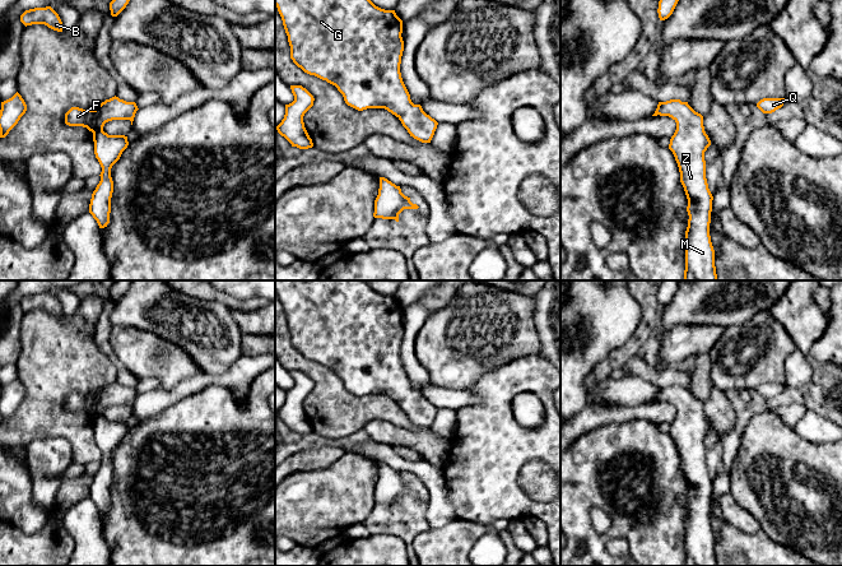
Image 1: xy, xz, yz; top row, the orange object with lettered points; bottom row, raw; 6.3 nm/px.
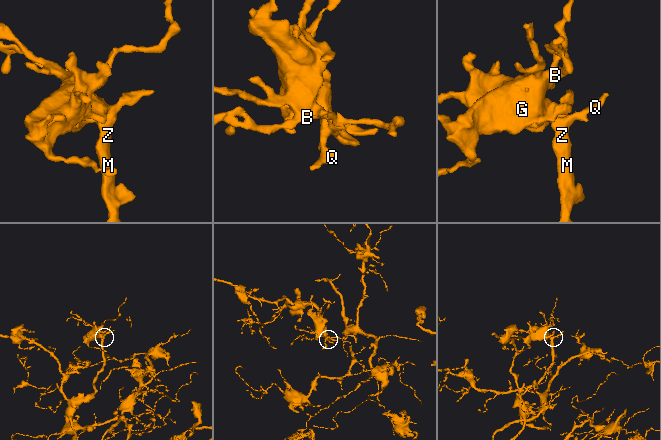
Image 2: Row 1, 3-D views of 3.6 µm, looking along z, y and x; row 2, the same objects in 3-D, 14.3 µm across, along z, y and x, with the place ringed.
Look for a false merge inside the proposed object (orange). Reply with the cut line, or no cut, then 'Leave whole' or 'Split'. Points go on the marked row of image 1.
No split. Leave whole

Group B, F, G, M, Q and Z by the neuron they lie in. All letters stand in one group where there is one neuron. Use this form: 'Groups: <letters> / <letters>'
Groups: B F G M Q Z

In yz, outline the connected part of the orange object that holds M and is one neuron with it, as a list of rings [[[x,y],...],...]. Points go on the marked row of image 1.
[[[680,99],[659,102],[652,116],[657,115],[669,116],[676,122],[669,149],[678,163],[688,199],[684,280],[717,280],[710,236],[713,196],[708,189],[704,161],[711,140],[704,131],[703,116]]]

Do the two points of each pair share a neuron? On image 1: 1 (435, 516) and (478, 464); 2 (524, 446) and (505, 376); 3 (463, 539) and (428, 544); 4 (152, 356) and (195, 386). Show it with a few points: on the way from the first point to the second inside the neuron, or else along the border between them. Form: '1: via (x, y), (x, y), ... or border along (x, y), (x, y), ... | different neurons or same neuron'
1: border along (442, 469), (446, 496), (454, 509), (455, 518) | different neurons
2: via (506, 428), (502, 425), (502, 394) | same neuron
3: via (454, 542), (451, 544), (437, 544) | same neuron
4: border along (201, 372), (182, 380), (171, 389), (159, 389) | different neurons

